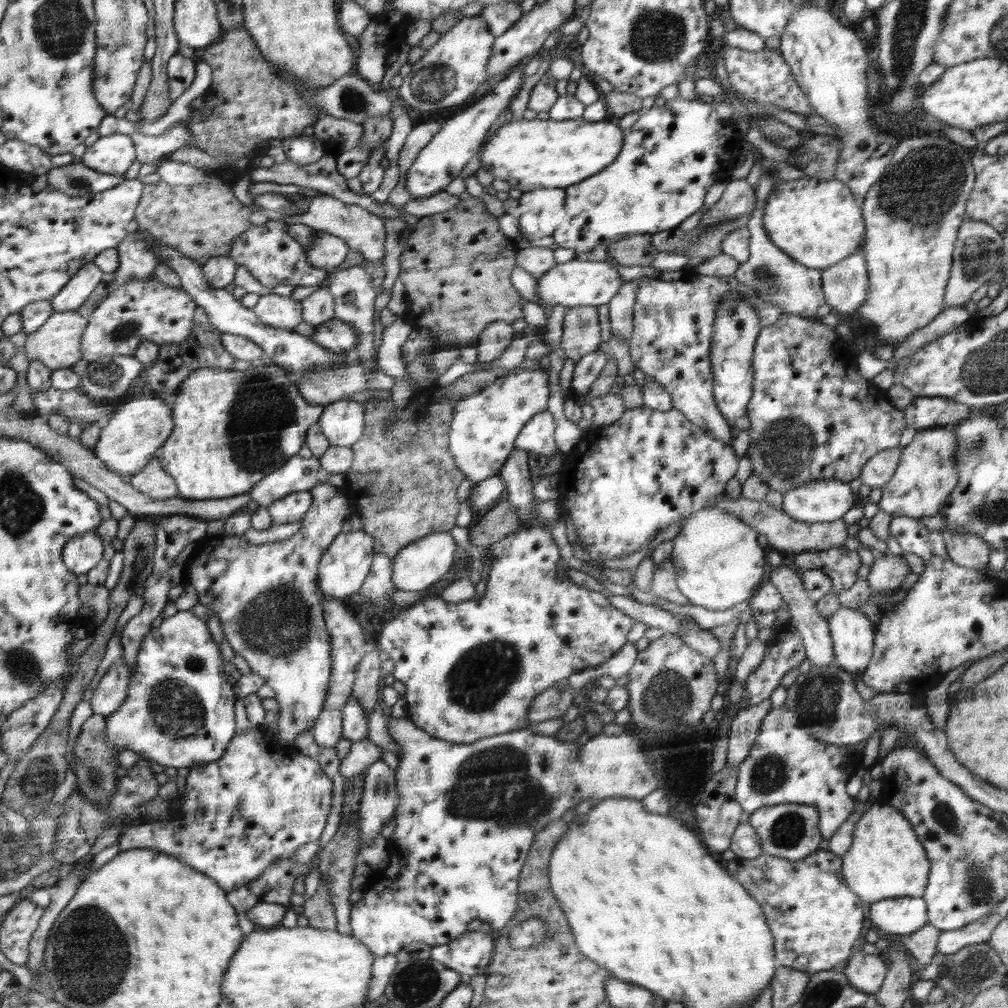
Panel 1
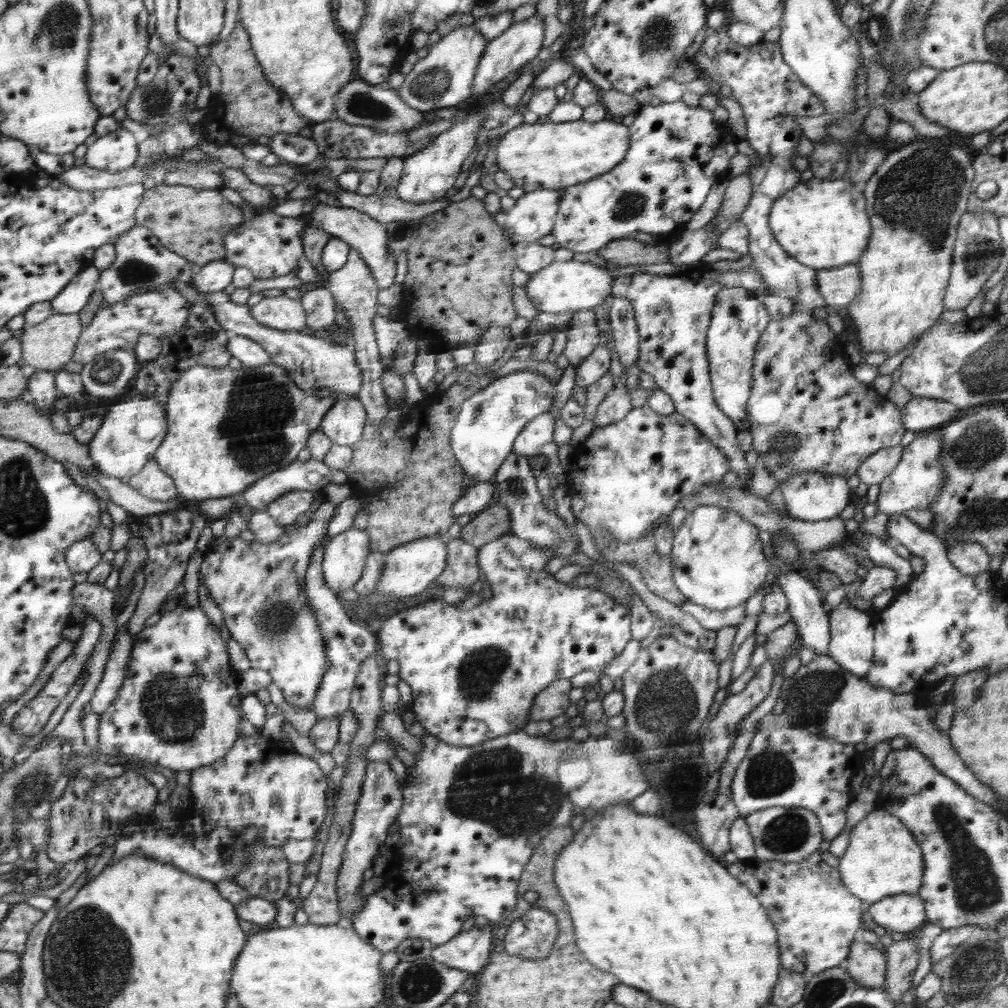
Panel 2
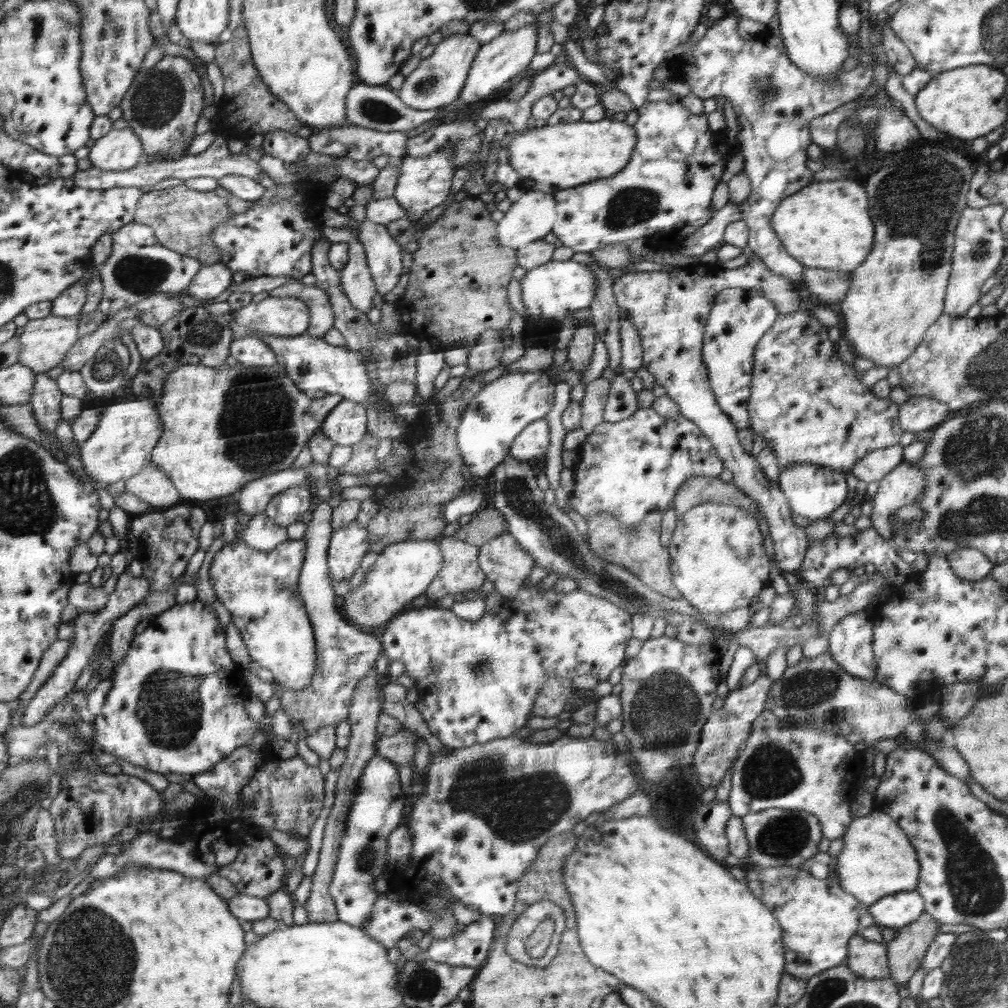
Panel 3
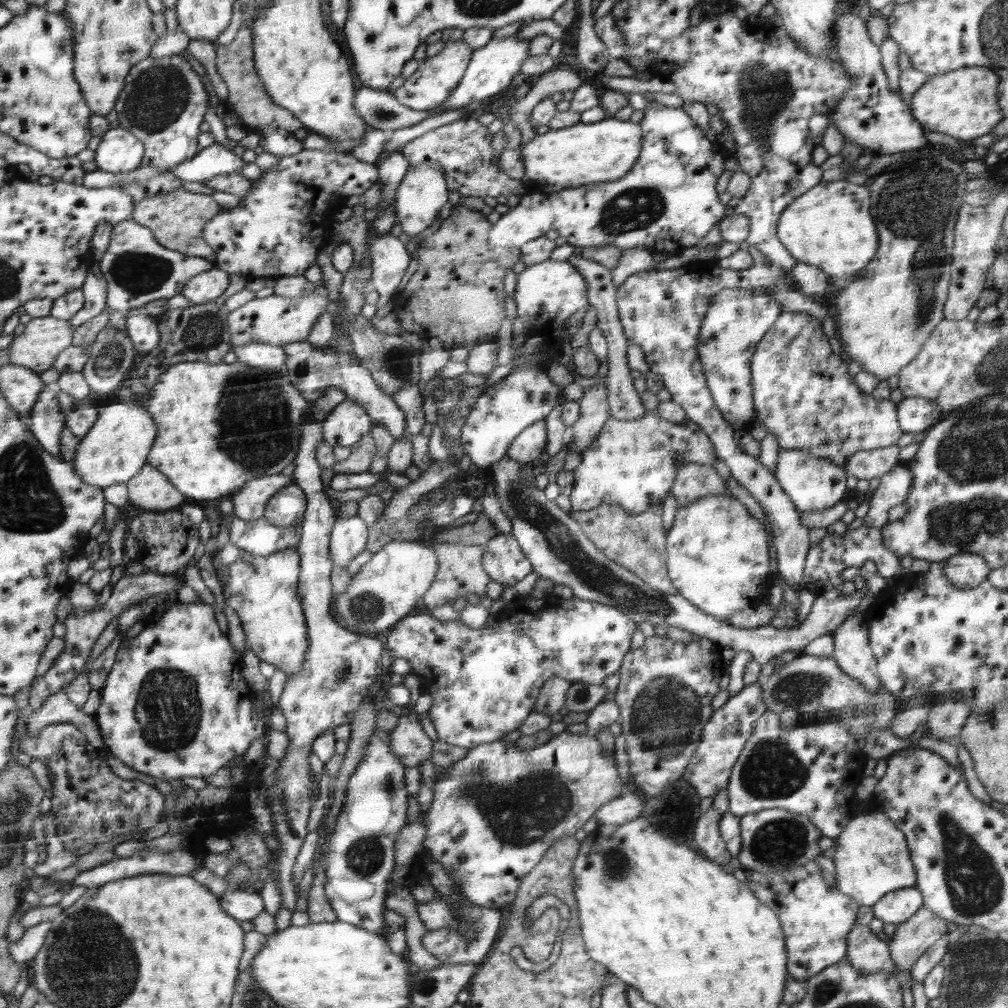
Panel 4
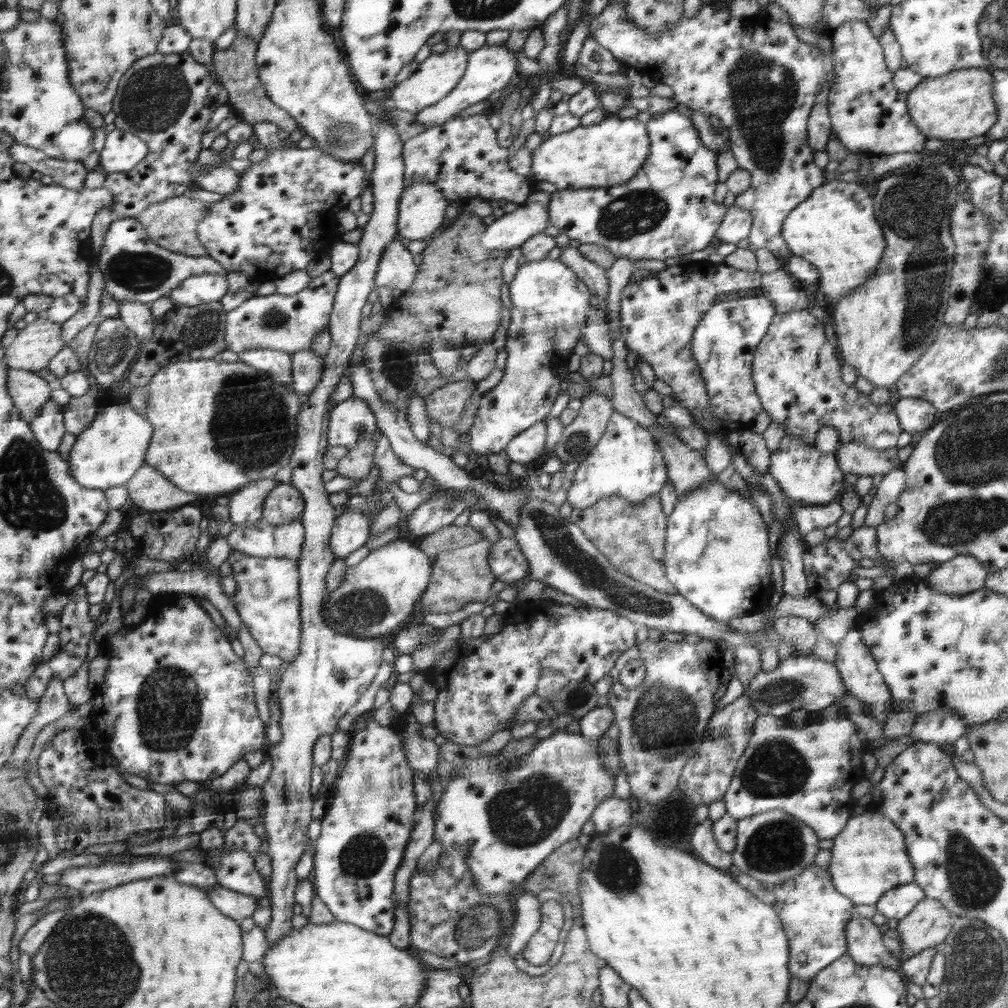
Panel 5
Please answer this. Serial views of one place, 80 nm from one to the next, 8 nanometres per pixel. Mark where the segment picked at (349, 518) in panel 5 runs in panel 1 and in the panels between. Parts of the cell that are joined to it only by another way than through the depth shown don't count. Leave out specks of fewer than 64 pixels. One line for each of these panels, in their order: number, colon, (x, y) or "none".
1: (344, 566)
2: (345, 556)
3: (350, 545)
4: (350, 537)

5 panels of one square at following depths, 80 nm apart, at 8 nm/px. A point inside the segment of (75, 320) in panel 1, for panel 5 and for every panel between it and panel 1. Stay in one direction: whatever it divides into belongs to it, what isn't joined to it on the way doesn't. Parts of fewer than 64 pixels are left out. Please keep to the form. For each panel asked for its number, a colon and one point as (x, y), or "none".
2: (47, 346)
3: (44, 343)
4: (43, 339)
5: (34, 347)

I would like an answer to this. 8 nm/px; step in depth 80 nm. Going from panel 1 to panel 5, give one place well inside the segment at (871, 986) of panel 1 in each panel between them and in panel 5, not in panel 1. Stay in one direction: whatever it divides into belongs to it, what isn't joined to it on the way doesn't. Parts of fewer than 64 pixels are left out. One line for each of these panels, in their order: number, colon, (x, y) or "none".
2: (866, 964)
3: (866, 959)
4: (865, 951)
5: (865, 945)

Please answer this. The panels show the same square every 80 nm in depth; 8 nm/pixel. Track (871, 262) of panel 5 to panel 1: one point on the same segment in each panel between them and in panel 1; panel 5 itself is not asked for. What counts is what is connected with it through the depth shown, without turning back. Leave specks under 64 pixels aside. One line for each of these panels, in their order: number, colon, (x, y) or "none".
1: (816, 223)
2: (822, 224)
3: (827, 225)
4: (830, 227)

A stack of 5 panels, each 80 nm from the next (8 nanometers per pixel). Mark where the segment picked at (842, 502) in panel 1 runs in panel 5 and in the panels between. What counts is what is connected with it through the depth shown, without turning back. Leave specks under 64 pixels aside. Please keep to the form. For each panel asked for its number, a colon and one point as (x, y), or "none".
2: (814, 496)
3: (815, 492)
4: (813, 483)
5: (805, 474)

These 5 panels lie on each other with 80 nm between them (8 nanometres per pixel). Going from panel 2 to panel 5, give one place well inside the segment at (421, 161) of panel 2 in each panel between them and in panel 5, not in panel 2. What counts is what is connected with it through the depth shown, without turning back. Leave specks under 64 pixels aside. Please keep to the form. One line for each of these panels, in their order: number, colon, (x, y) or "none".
3: (424, 182)
4: (424, 190)
5: (421, 209)

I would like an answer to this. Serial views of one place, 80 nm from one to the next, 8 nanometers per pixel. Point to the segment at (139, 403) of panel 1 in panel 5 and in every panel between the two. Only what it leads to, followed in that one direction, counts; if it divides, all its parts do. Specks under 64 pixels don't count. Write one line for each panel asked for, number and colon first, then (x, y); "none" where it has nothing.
2: (130, 434)
3: (128, 431)
4: (117, 447)
5: (112, 449)

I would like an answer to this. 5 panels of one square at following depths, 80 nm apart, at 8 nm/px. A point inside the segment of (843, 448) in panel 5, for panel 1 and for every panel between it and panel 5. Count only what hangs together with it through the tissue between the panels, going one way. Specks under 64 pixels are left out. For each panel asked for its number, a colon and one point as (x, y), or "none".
1: (880, 468)
2: (878, 466)
3: (875, 466)
4: (875, 463)

